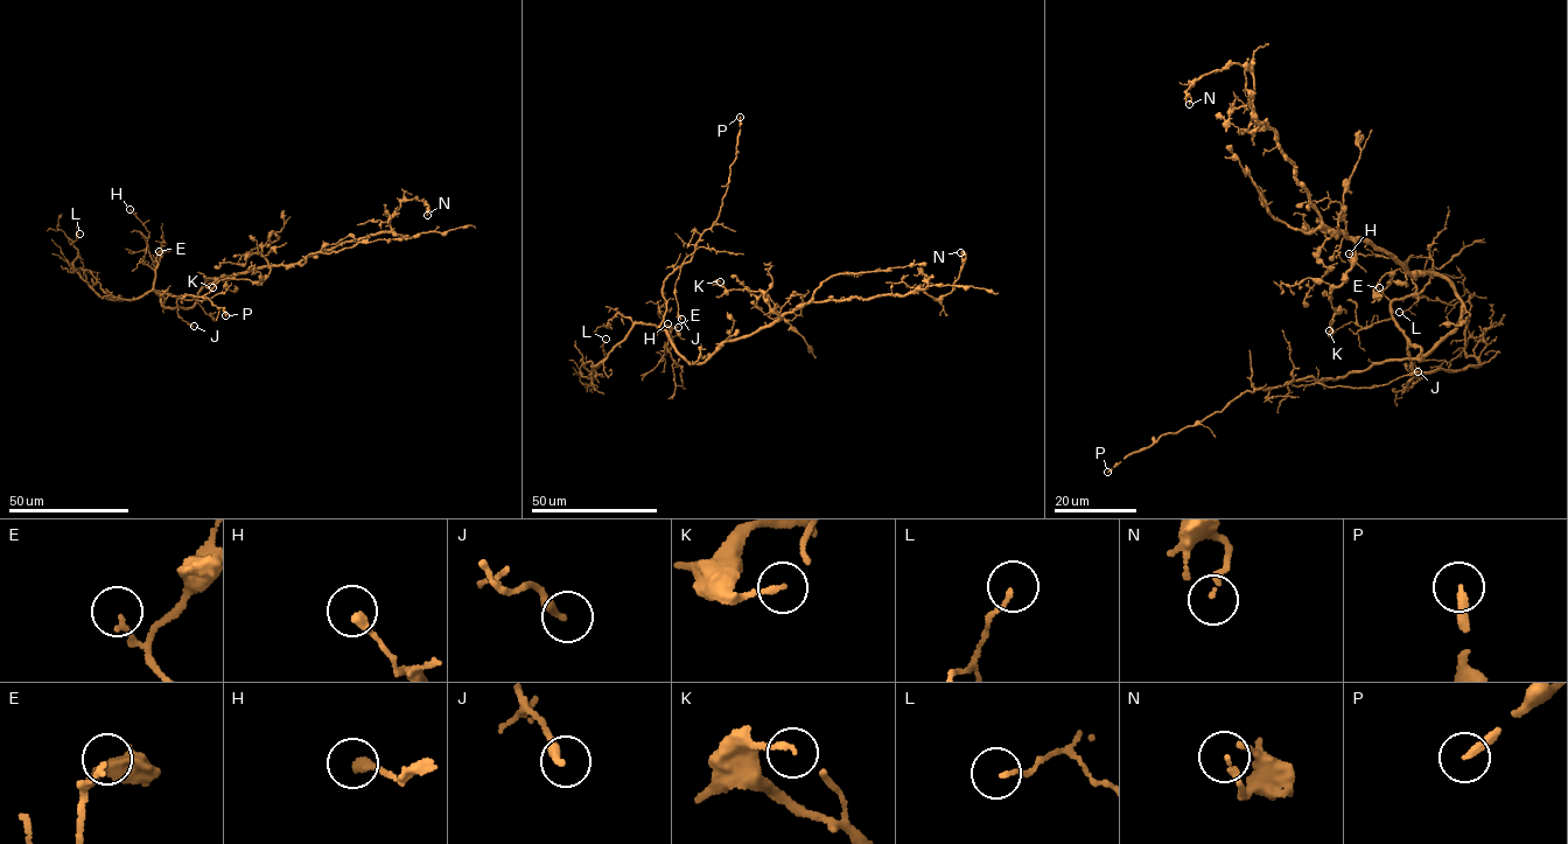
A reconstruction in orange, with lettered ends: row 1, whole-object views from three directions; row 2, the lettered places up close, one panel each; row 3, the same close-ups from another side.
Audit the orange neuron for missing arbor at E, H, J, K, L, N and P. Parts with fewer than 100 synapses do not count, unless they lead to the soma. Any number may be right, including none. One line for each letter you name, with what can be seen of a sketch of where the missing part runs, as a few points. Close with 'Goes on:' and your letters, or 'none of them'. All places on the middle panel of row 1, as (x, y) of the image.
P: (740, 117), (736, 79), (723, 50), (707, 35), (708, 25)
Goes on: P

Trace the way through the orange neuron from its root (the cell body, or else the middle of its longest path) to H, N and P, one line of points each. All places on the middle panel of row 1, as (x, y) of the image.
H: (711, 355), (702, 362), (690, 363), (667, 333), (657, 327), (672, 329), (666, 350), (673, 344), (667, 323)
N: (711, 355), (811, 302), (917, 288), (942, 298), (958, 278), (966, 257), (960, 252)
P: (711, 355), (691, 363), (678, 351), (660, 326), (663, 286), (716, 220), (740, 117)

